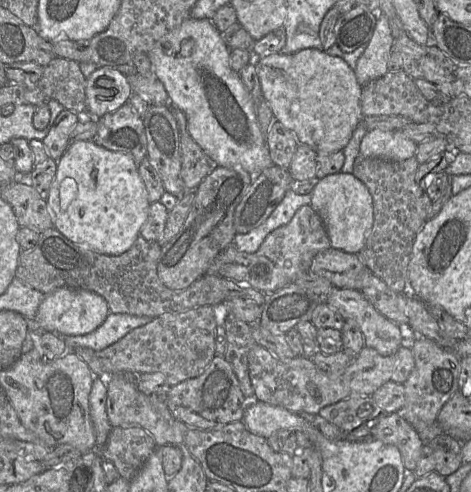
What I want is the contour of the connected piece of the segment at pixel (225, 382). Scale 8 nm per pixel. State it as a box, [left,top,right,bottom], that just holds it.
[165,355,248,430]

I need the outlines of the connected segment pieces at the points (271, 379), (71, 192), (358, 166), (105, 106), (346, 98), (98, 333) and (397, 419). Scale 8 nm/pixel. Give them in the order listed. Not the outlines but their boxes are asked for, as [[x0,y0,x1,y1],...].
[[248,343,414,415],[46,140,151,256],[353,154,432,293],[86,67,132,119],[254,49,363,154],[64,313,154,351],[372,413,424,470]]

